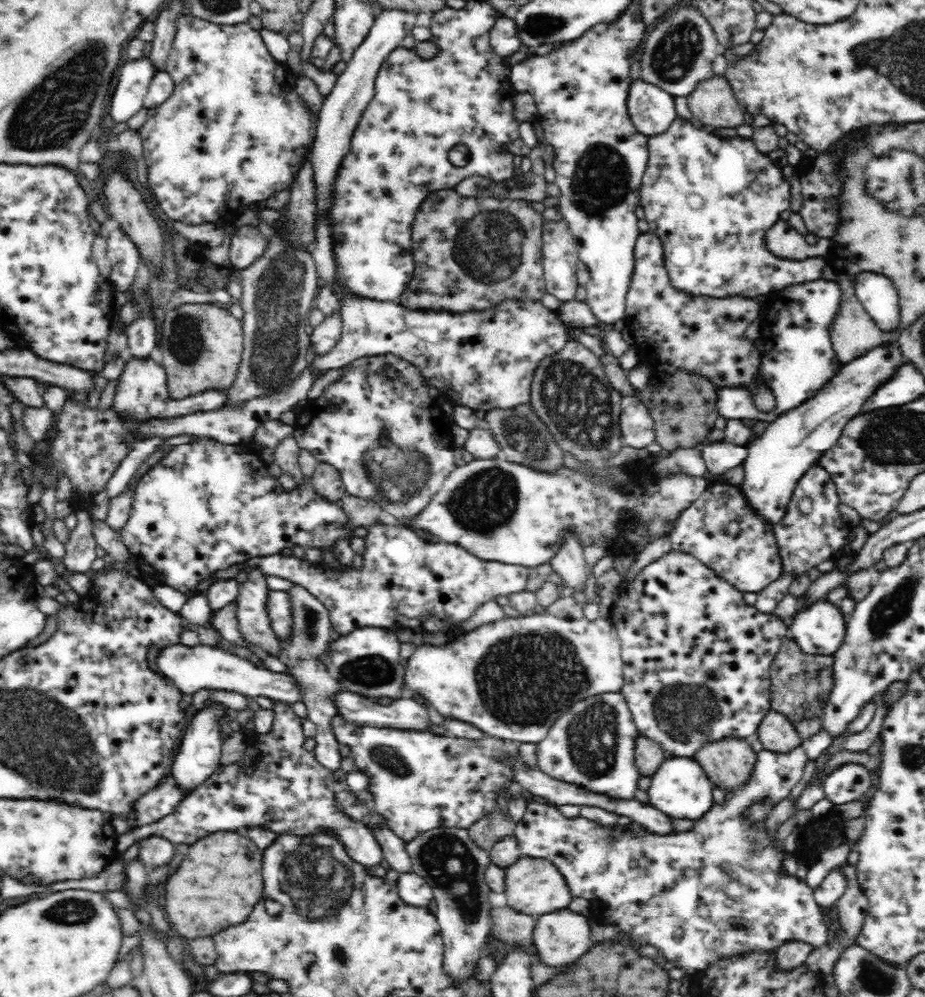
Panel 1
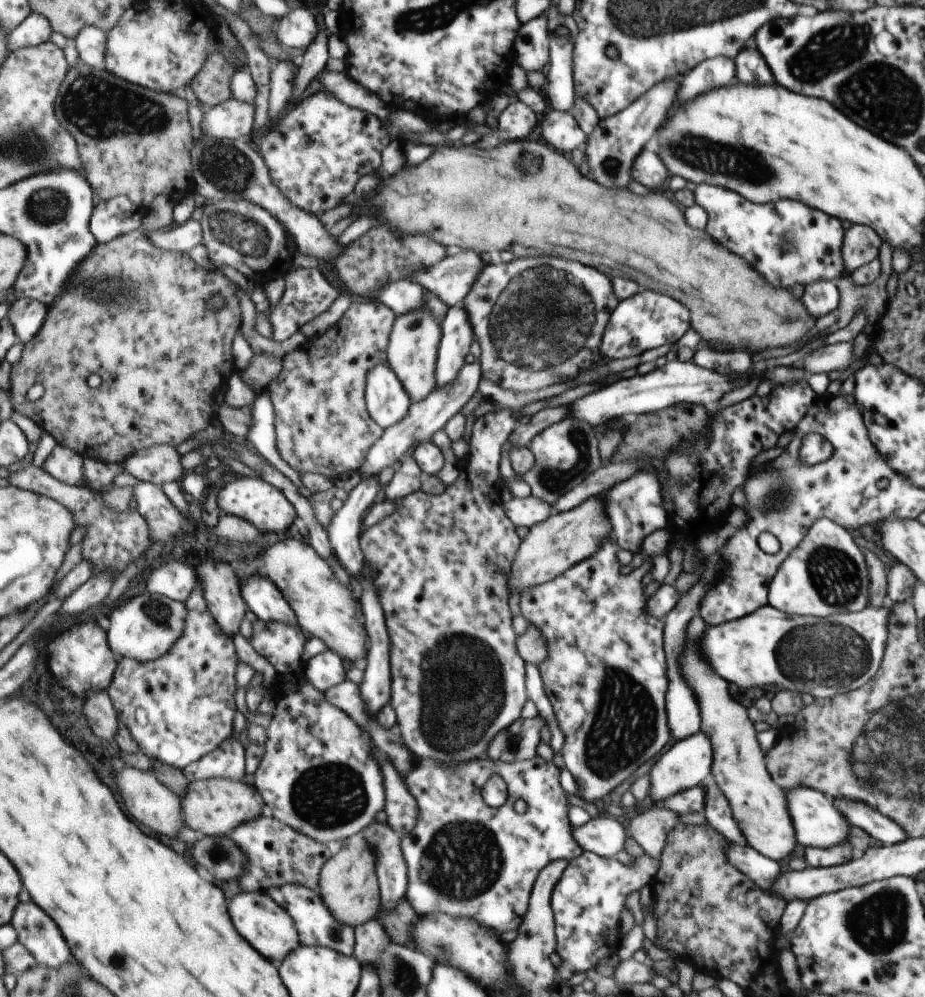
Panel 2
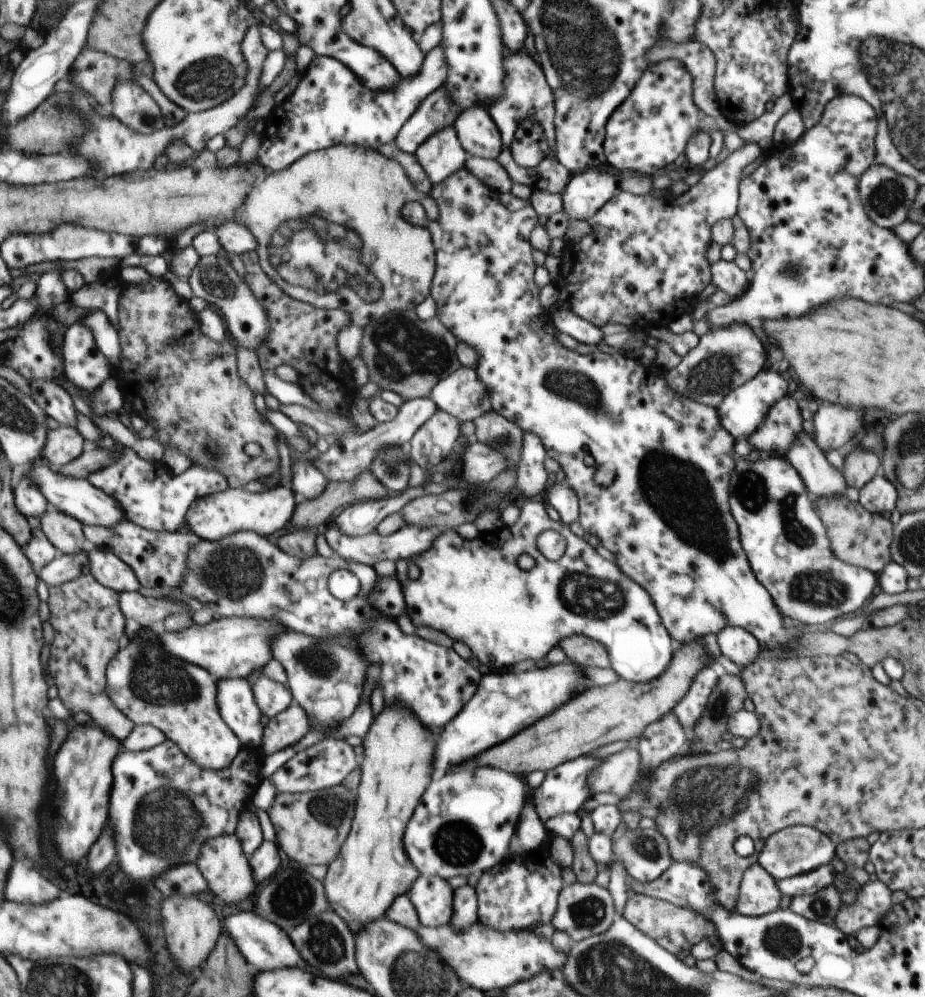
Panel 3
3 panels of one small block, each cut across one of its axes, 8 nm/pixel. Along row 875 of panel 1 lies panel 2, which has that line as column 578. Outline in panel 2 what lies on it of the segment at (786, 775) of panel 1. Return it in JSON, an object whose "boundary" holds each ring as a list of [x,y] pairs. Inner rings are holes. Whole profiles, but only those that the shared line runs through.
{"boundary":[[[667,528],[649,534],[644,546],[643,565],[629,574],[619,574],[613,540],[607,536],[588,559],[573,564],[568,571],[547,583],[521,592],[521,615],[540,630],[549,648],[548,658],[537,666],[535,673],[542,680],[552,714],[564,734],[560,762],[575,780],[578,796],[589,803],[605,796],[609,790],[629,778],[639,766],[657,756],[669,742],[670,730],[663,704],[663,694],[668,687],[663,619],[652,617],[646,611],[647,598],[639,582],[652,568],[651,556],[667,554],[670,542],[671,533]]]}

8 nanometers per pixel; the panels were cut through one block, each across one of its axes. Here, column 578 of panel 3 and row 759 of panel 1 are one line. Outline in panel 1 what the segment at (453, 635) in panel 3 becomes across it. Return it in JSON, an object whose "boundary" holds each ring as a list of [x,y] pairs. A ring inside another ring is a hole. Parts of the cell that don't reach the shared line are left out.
{"boundary":[[[606,692],[603,695],[584,698],[582,702],[576,702],[566,714],[562,714],[547,733],[548,736],[537,744],[538,766],[542,772],[553,779],[576,784],[577,787],[586,788],[609,799],[634,799],[634,792],[638,790],[640,780],[639,768],[635,763],[636,740],[640,734],[624,695],[620,692]]]}

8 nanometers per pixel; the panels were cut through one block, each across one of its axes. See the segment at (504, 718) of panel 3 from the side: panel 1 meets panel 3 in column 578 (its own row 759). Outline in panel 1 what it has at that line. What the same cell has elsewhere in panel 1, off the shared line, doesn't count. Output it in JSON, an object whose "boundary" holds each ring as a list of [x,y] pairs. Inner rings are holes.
{"boundary":[[[670,758],[661,764],[658,772],[651,776],[652,784],[648,788],[647,804],[660,810],[670,818],[685,818],[696,821],[707,814],[714,803],[712,782],[706,778],[704,770],[692,758]]]}

